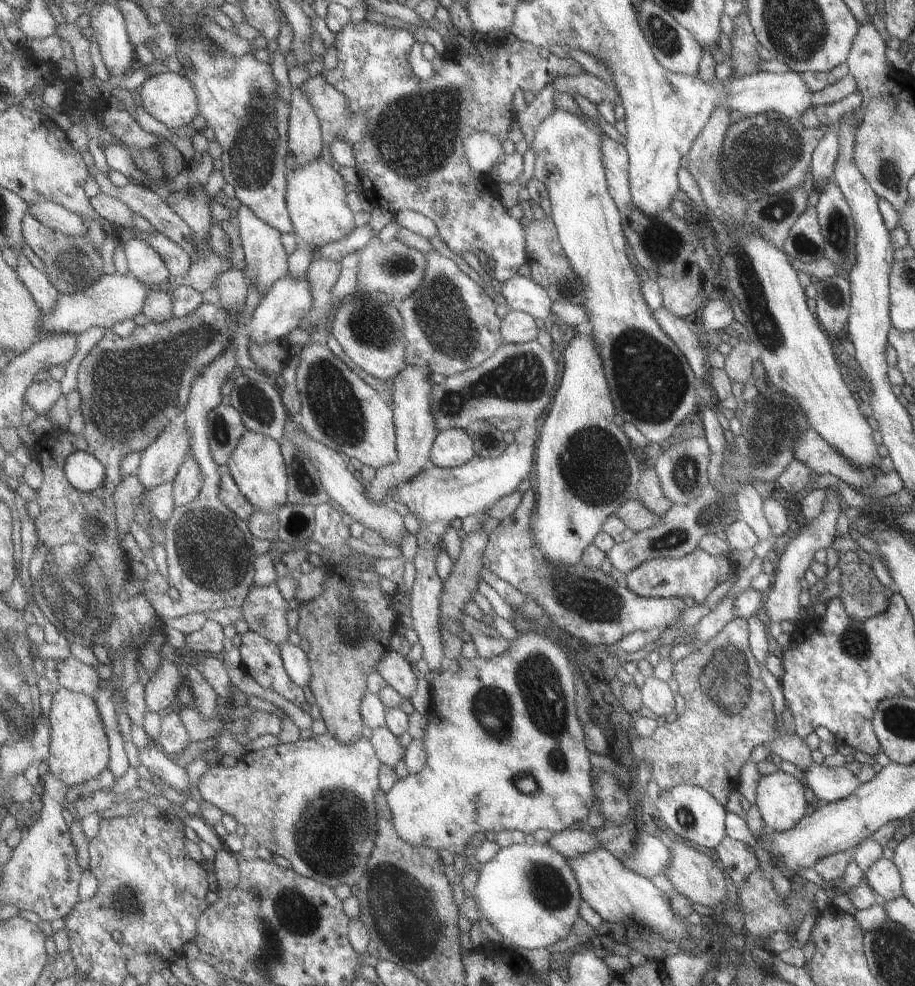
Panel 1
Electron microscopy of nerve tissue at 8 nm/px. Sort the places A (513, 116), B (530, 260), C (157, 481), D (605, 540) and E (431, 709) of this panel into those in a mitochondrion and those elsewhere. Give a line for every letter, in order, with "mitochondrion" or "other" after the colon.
A: other
B: other
C: other
D: other
E: other

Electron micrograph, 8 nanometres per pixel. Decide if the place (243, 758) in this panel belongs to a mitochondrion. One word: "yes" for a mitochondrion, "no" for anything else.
no

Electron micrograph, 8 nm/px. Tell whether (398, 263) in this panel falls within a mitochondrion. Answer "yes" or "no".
yes

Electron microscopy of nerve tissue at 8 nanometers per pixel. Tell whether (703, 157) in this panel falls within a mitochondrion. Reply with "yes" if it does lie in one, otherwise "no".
yes

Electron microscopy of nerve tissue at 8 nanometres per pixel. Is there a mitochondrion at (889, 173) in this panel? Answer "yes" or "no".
yes

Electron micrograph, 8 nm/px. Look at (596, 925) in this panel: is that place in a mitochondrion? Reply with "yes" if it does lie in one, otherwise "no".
no

